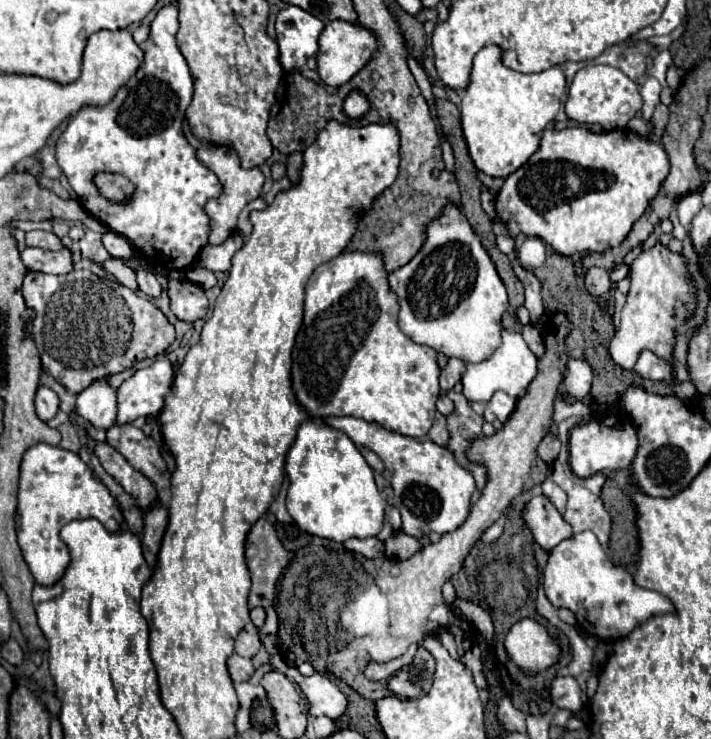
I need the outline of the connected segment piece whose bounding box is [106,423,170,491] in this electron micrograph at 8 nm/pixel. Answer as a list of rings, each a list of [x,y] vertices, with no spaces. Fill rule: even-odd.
[[[114,423],[110,429],[106,429],[106,441],[116,451],[120,451],[134,469],[144,473],[158,491],[170,485],[168,481],[170,475],[164,459],[160,457],[158,445],[152,437],[144,435],[142,429],[134,427],[132,423],[124,423],[124,425]]]

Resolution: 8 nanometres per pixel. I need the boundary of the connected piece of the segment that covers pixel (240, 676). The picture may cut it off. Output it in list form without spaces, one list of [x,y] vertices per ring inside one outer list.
[[[232,653],[230,659],[228,659],[228,671],[232,675],[232,681],[234,683],[240,683],[240,681],[248,681],[252,677],[254,667],[252,667],[252,661],[250,659]]]

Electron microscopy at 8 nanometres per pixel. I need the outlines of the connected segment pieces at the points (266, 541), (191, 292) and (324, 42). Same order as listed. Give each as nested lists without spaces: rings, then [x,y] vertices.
[[[258,519],[246,541],[246,561],[252,573],[250,607],[270,607],[274,603],[276,583],[288,563],[288,551],[280,543],[270,521]]]
[[[168,279],[170,311],[182,321],[202,319],[208,311],[208,297],[204,289],[186,279]]]
[[[330,21],[324,27],[318,45],[320,45],[320,49],[316,53],[318,77],[326,85],[338,87],[338,85],[344,85],[346,81],[350,81],[372,59],[372,55],[376,51],[376,37],[372,35],[372,31],[368,31],[360,25],[354,25],[348,21]]]

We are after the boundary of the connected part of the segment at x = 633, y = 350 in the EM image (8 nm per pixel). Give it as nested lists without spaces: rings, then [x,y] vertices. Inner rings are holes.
[[[656,243],[652,249],[642,251],[634,263],[630,265],[630,291],[628,301],[622,311],[620,327],[610,343],[612,359],[622,367],[630,369],[638,361],[638,353],[642,349],[654,351],[658,357],[670,361],[672,357],[672,329],[676,329],[684,317],[690,313],[694,305],[692,297],[692,281],[686,275],[686,261],[682,255],[674,253]]]

